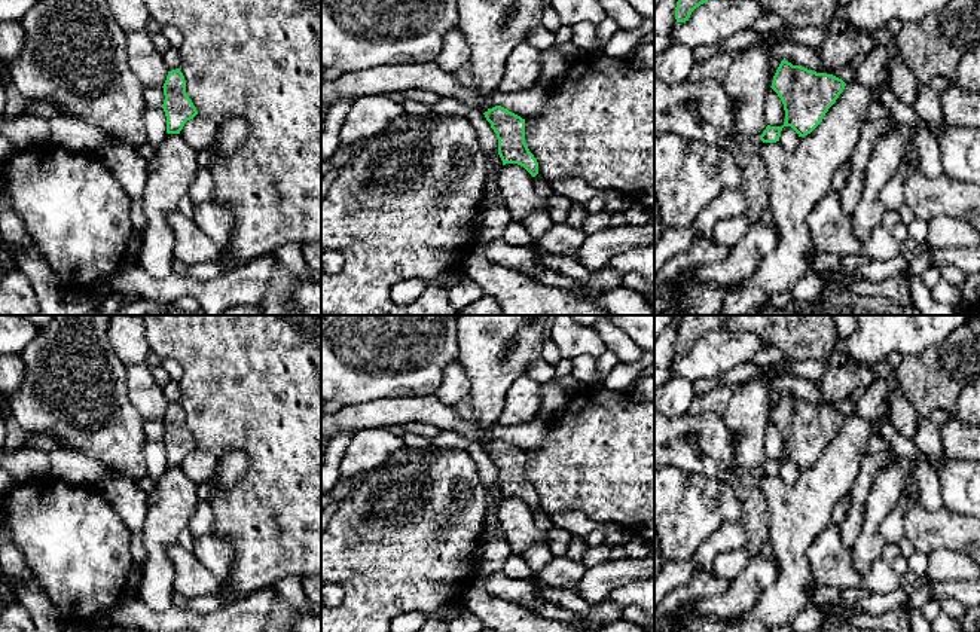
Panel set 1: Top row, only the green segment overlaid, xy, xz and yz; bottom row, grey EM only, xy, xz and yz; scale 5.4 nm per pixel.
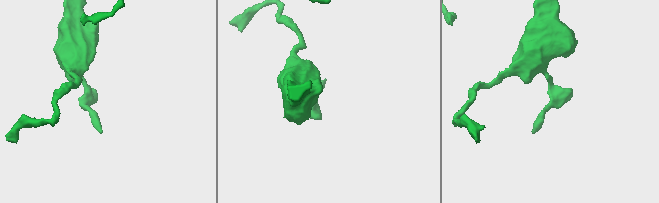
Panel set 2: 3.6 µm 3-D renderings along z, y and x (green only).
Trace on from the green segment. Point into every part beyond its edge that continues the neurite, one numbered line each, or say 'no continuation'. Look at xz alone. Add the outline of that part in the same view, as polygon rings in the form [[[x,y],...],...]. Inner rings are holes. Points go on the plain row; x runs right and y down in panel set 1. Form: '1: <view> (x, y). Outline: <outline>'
no continuation

